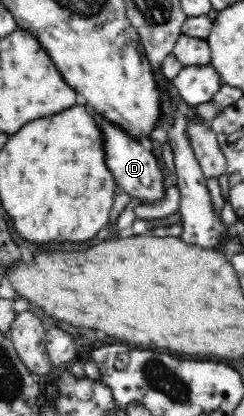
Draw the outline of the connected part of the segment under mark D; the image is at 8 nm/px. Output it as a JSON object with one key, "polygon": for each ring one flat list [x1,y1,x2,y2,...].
{"polygon":[[95,116,99,128,103,131,104,151,106,151,106,165,112,173,115,183,132,198,139,198,141,204,160,202,166,194,164,185,165,174,162,173,163,161,154,156,147,143,136,141,128,133,116,127,112,122,104,121]]}

